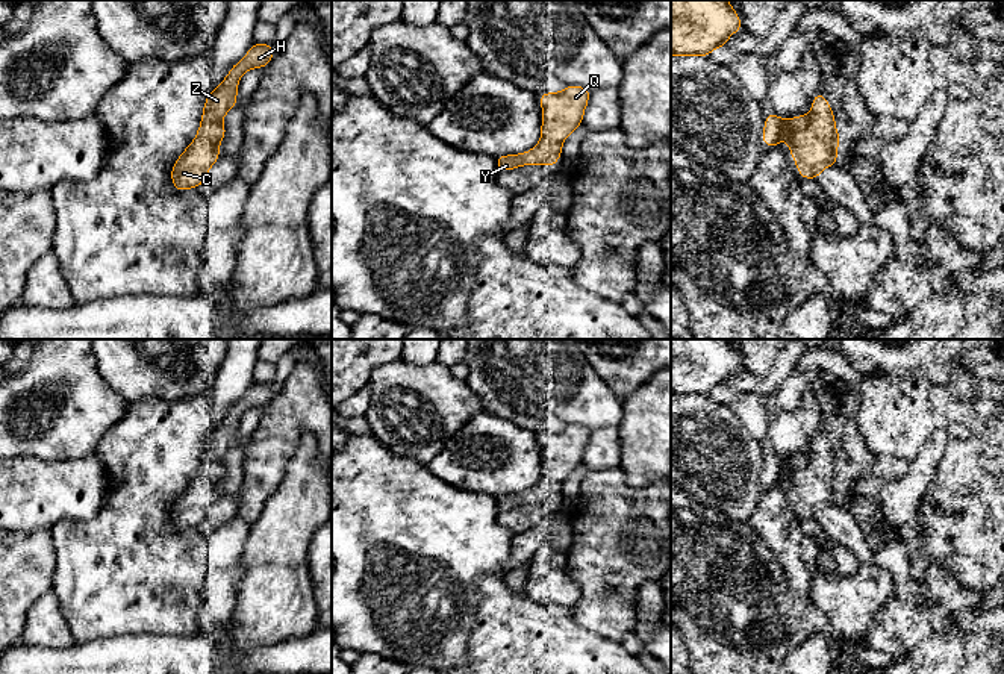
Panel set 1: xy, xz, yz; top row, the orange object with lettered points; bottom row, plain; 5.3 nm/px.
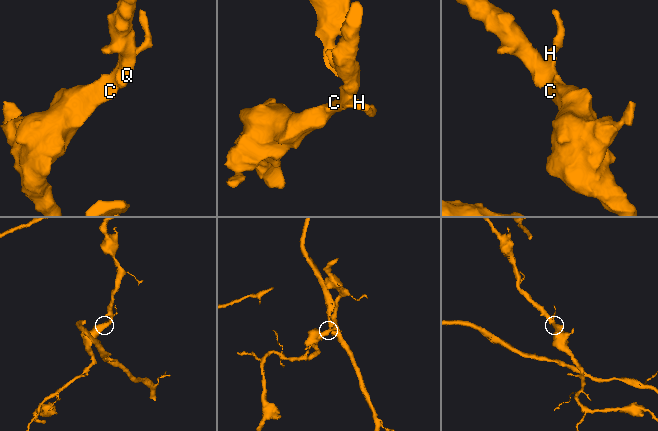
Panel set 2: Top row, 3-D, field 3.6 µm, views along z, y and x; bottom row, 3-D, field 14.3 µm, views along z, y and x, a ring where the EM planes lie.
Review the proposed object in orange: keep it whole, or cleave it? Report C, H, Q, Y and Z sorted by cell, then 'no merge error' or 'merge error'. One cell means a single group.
C H Q Y Z; no merge error

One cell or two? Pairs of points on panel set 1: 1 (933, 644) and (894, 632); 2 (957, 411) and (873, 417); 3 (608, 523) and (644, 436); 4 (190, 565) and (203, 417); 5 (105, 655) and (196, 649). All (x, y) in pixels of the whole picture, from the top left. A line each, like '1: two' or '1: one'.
1: two
2: one
3: two
4: one
5: one

